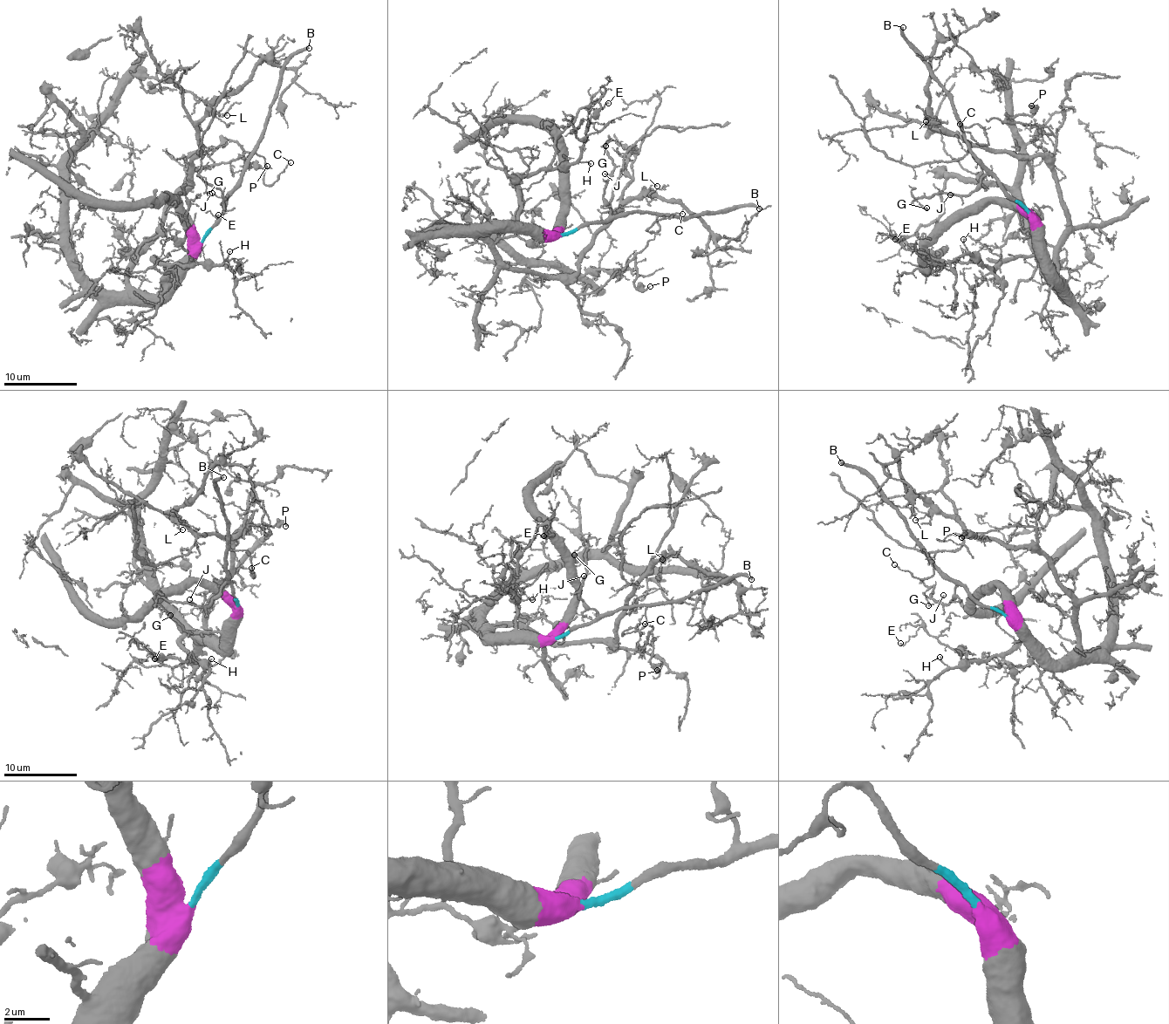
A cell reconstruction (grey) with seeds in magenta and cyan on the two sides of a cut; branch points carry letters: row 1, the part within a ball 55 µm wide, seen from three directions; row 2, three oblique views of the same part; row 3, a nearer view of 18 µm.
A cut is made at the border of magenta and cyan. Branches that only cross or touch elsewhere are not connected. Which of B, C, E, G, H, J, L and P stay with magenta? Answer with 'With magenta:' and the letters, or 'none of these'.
With magenta: E, H, L, P

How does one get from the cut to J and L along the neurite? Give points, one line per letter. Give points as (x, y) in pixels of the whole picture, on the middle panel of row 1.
J: (561, 235), (608, 217), (610, 210), (603, 195), (610, 175), (605, 173)
L: (561, 235), (495, 228), (476, 234), (509, 266), (562, 277), (577, 269), (583, 249), (602, 226), (657, 186)

